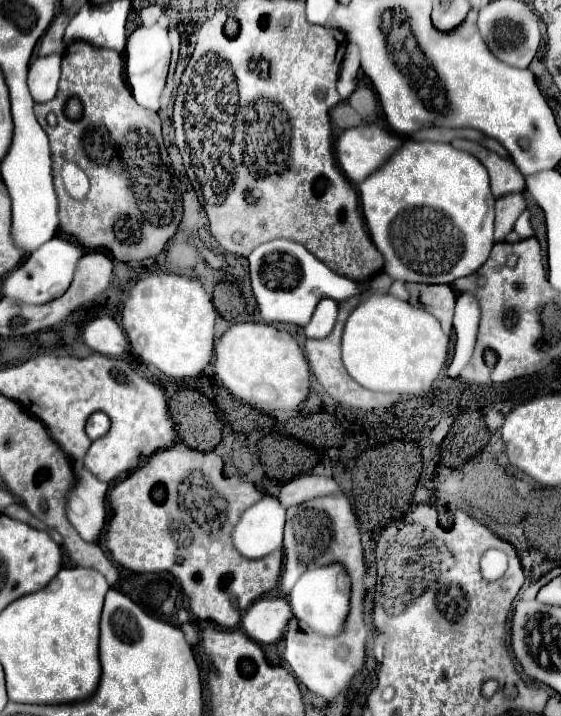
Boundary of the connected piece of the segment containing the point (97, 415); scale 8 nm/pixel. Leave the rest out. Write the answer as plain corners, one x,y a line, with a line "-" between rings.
94,412
86,422
86,434
90,440
102,438
110,430
110,418
104,412

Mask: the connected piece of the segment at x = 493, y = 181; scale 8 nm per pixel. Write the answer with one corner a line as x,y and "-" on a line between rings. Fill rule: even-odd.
452,140
452,146
476,156
486,166
494,198
500,198
510,192
524,192
524,176
518,172
510,158
502,158
496,152
472,140

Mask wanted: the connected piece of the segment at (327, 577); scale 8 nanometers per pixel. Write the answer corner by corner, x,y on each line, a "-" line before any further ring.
330,564
324,568
306,570
294,584
288,602
298,620
308,624
318,634
332,636
332,634
340,634
340,626
344,624
344,618
348,614
348,598
350,598
350,578
344,566

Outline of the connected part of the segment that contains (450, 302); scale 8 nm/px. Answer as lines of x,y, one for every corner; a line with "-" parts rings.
448,284
446,286
430,286
430,312
442,324
444,334
452,332
454,302
456,302
456,292

